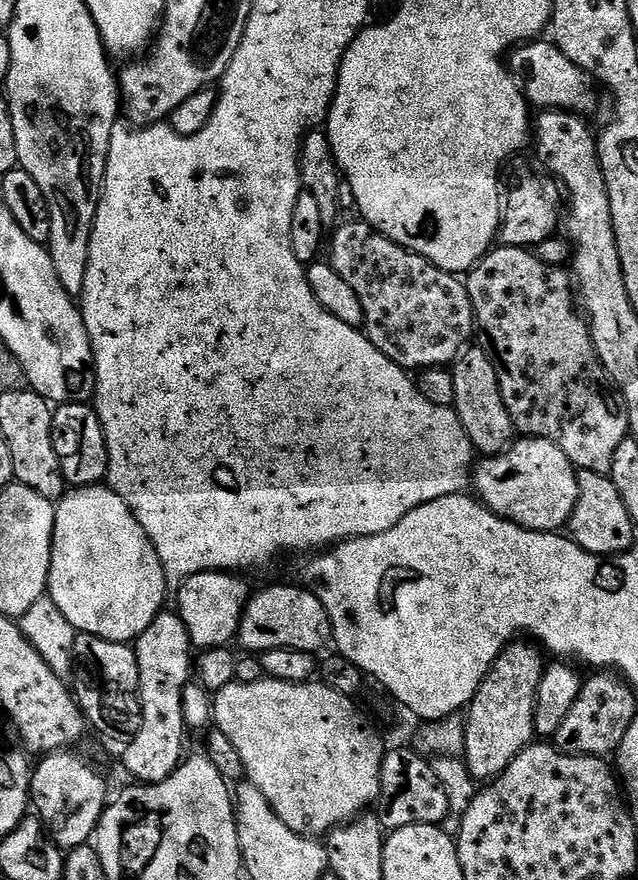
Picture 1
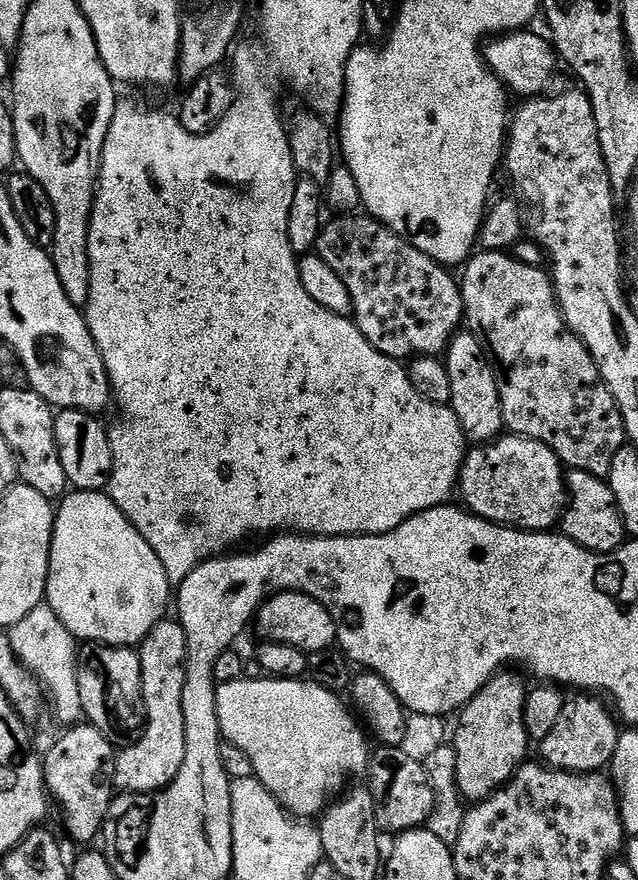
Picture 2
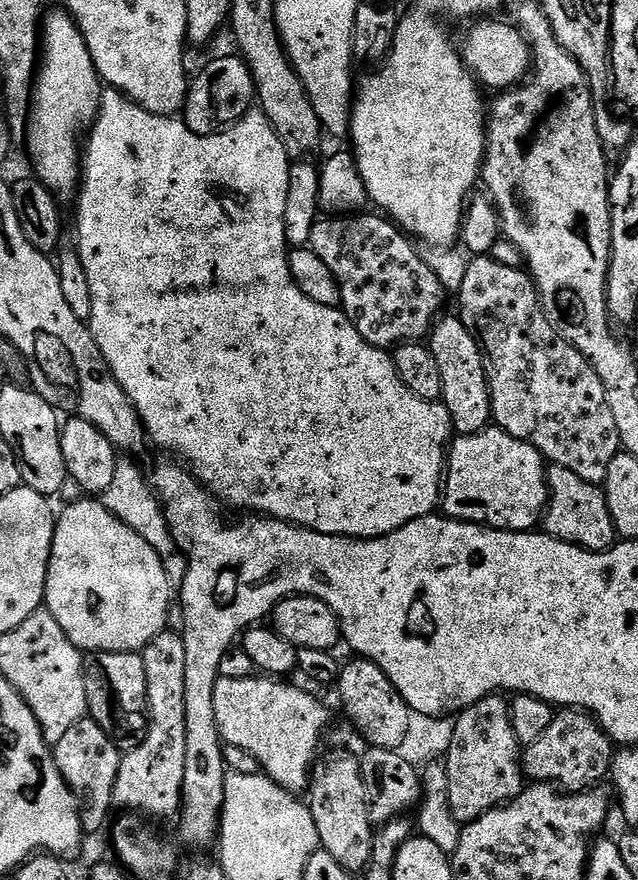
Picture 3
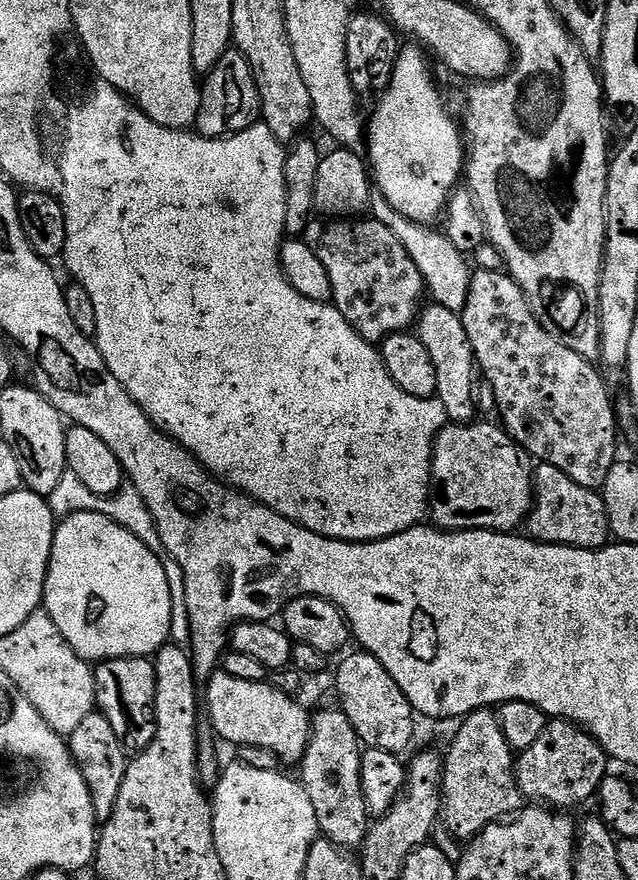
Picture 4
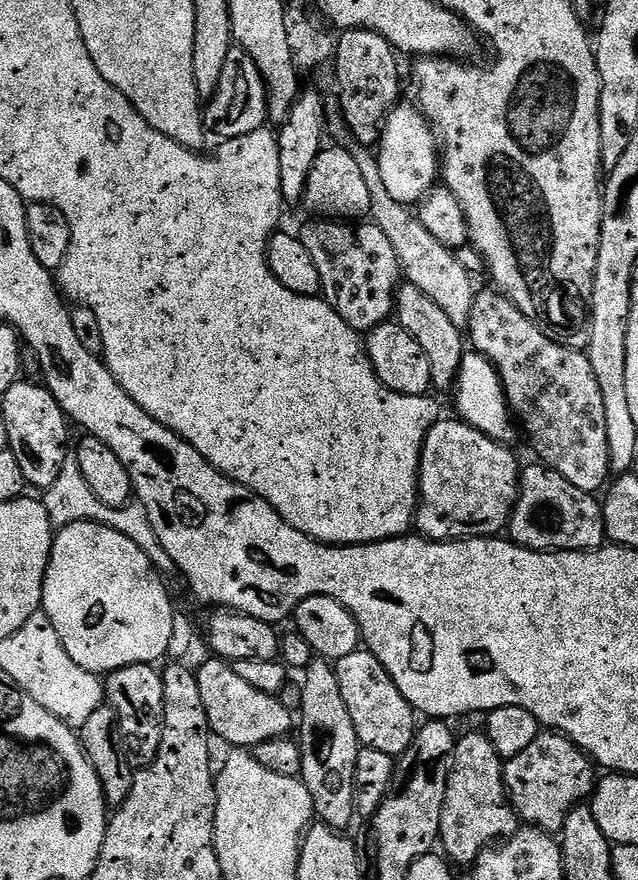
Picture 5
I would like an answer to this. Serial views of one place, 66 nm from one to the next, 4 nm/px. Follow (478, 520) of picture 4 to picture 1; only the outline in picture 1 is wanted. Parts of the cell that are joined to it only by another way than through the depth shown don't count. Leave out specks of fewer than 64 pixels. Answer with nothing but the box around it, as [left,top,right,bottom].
[474,436,578,533]

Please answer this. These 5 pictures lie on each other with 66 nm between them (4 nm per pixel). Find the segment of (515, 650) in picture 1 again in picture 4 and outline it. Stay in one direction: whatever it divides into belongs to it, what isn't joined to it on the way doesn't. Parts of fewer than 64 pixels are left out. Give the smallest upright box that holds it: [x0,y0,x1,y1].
[438,708,522,842]

